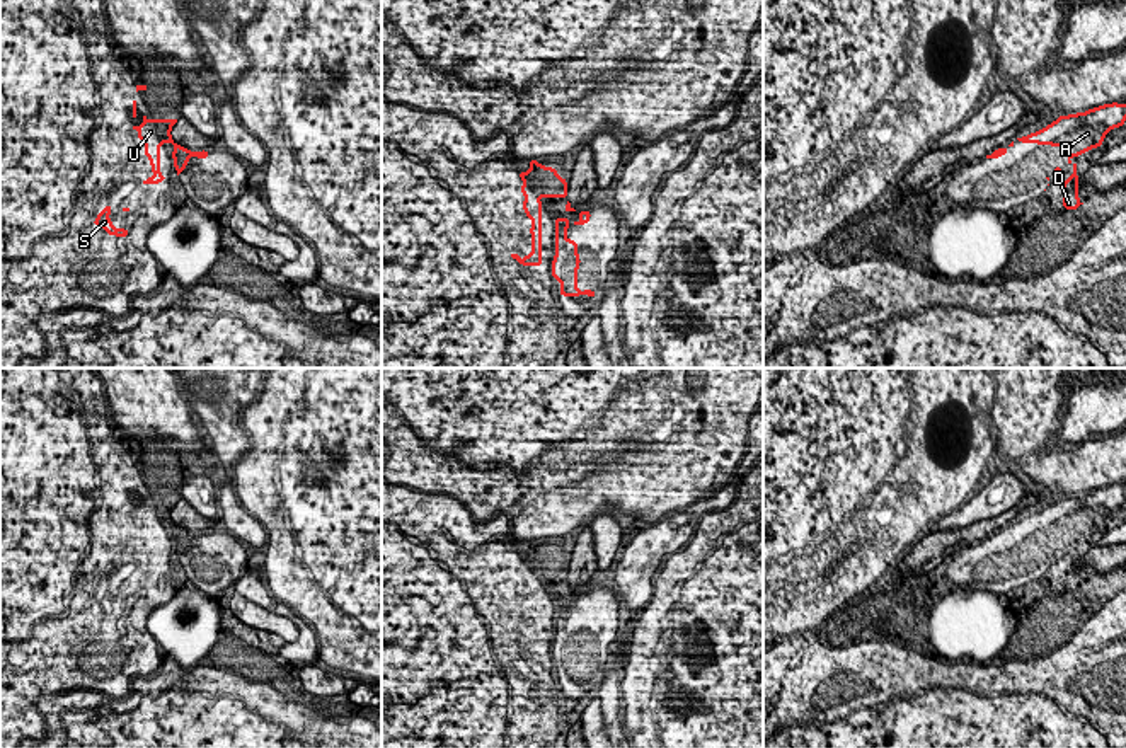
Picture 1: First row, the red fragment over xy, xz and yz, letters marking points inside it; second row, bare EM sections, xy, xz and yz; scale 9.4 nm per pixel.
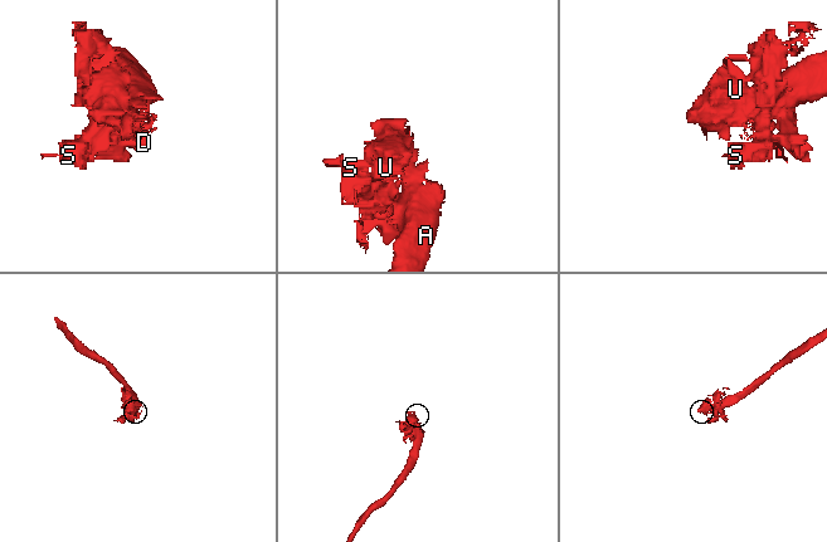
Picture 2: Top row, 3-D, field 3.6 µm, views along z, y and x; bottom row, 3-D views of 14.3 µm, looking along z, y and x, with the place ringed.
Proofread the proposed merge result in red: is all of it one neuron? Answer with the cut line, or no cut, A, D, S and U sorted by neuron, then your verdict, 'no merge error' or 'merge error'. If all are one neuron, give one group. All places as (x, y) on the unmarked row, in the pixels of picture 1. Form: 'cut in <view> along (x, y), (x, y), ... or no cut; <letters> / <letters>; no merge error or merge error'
no cut; A D S U; no merge error

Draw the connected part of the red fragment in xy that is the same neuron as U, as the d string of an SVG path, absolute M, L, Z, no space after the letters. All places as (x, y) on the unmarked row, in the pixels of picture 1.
M143 498L141 508L133 508L136 511L136 520L143 523L146 528L143 535L150 540L150 552L155 555L153 559L146 559L143 566L160 566L162 562L167 562L167 557L160 555L160 526L162 525L172 525L174 533L174 550L177 552L177 557L186 550L189 538L194 537L199 542L208 540L210 532L203 533L191 533L181 526L177 526L172 518L170 511L177 504L177 501L148 501Z

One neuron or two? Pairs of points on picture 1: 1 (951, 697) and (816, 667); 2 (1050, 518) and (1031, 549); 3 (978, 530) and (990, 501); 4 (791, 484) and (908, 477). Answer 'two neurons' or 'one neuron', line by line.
1: one neuron
2: one neuron
3: two neurons
4: one neuron

